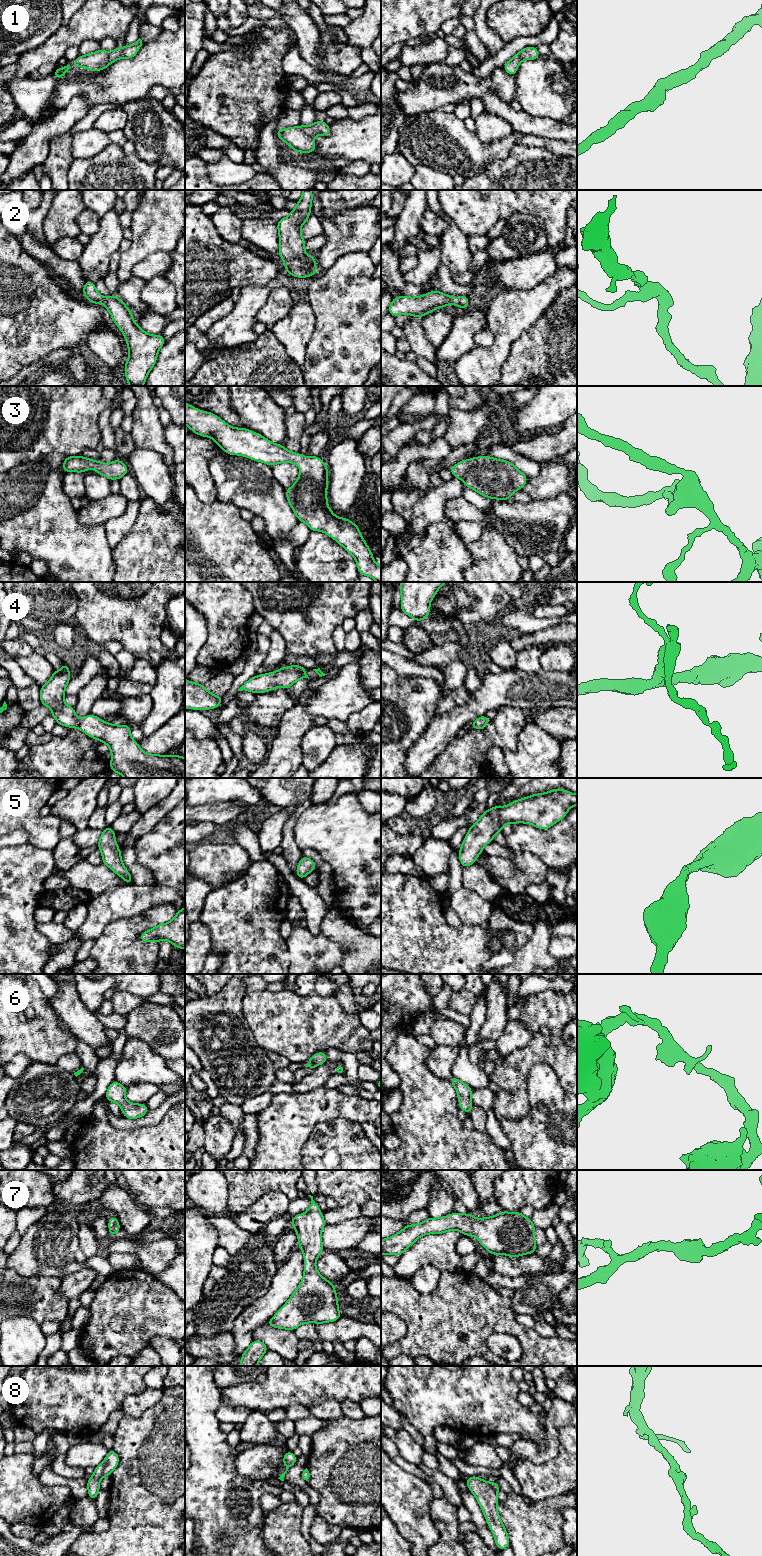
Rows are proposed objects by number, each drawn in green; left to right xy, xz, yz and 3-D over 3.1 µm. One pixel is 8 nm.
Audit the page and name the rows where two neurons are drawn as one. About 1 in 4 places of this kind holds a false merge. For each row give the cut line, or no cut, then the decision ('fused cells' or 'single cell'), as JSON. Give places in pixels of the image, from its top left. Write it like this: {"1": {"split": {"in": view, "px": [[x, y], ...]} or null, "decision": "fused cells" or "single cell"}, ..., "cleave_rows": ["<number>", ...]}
{"1": {"split": null, "decision": "single cell"}, "2": {"split": null, "decision": "single cell"}, "3": {"split": null, "decision": "single cell"}, "4": {"split": null, "decision": "single cell"}, "5": {"split": null, "decision": "single cell"}, "6": {"split": null, "decision": "single cell"}, "7": {"split": null, "decision": "single cell"}, "8": {"split": null, "decision": "single cell"}, "cleave_rows": []}

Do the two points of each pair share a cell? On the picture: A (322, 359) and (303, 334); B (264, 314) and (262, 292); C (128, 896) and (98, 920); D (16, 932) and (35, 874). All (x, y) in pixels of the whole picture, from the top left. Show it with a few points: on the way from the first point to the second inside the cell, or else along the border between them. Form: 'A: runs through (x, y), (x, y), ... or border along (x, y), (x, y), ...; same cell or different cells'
A: border along (314, 318), (314, 330), (307, 344), (303, 364); different cells
B: border along (271, 289), (265, 303), (256, 314), (255, 321); different cells
C: runs through (121, 902), (114, 904), (105, 913); same cell
D: runs through (16, 918), (16, 893), (21, 888); same cell

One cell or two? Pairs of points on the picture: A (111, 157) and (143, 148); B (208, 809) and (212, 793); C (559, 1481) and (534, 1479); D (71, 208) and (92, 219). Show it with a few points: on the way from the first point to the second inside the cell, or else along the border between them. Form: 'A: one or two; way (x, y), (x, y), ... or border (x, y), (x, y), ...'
A: two; border (135, 152), (147, 161), (156, 163)
B: two; border (229, 801), (198, 804), (195, 806)
C: one; way (553, 1480), (540, 1480)
D: two; border (85, 208), (77, 217), (77, 225), (80, 232)

